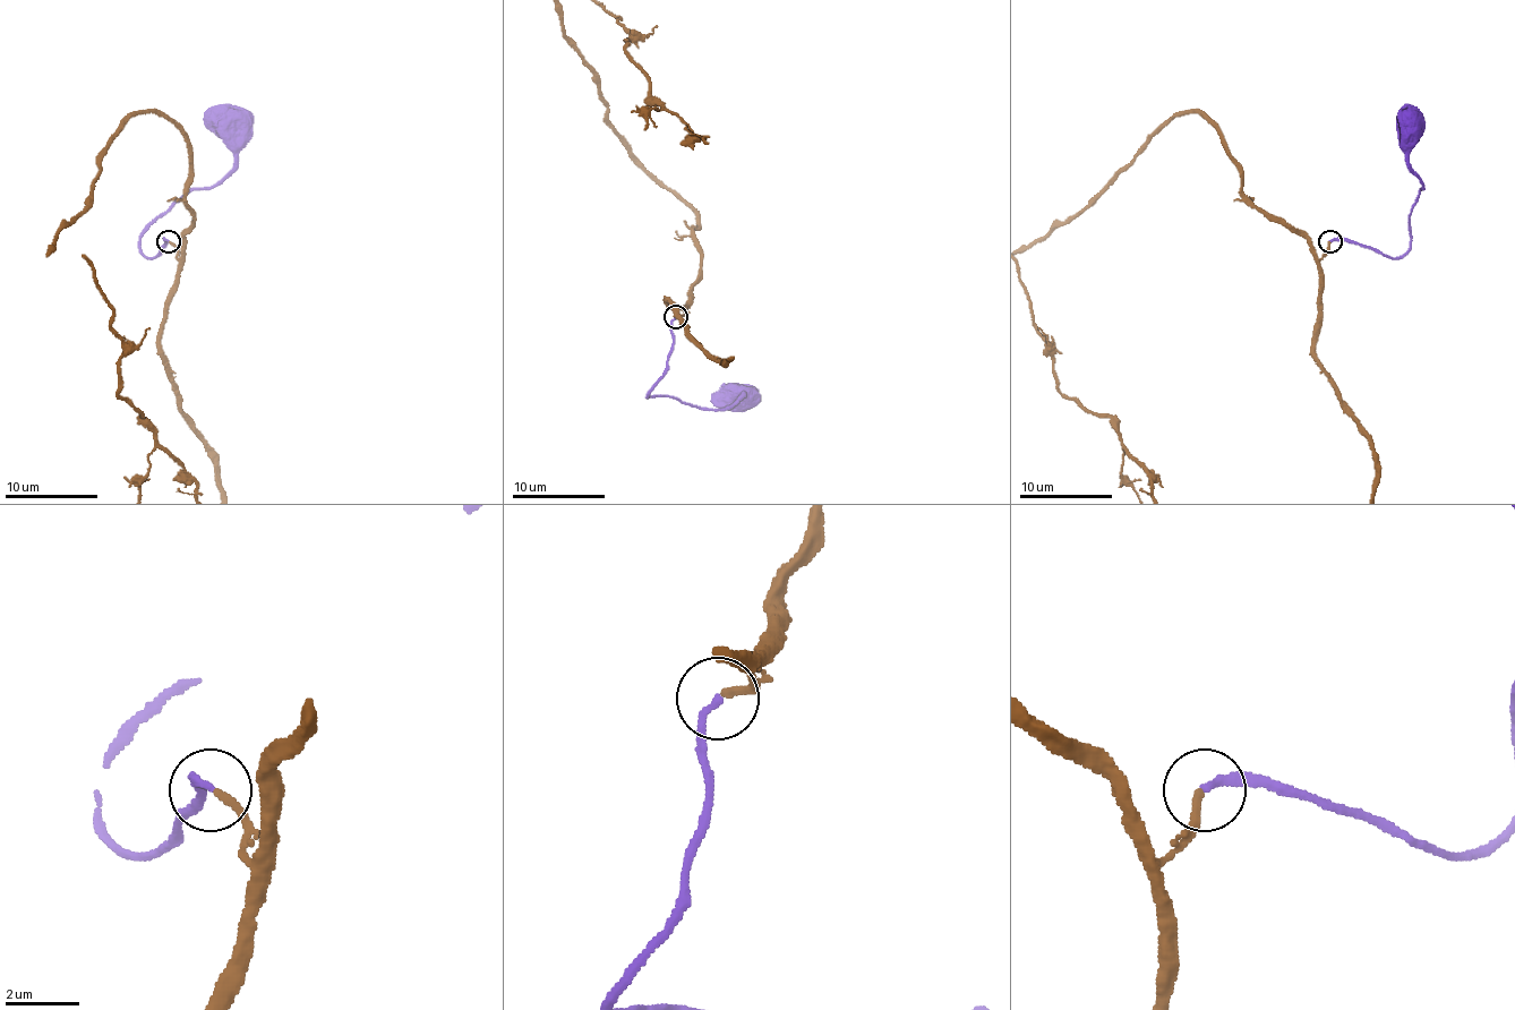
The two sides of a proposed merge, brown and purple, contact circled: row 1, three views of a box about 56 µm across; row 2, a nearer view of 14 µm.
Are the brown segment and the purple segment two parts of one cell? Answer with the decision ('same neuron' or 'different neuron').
same neuron

